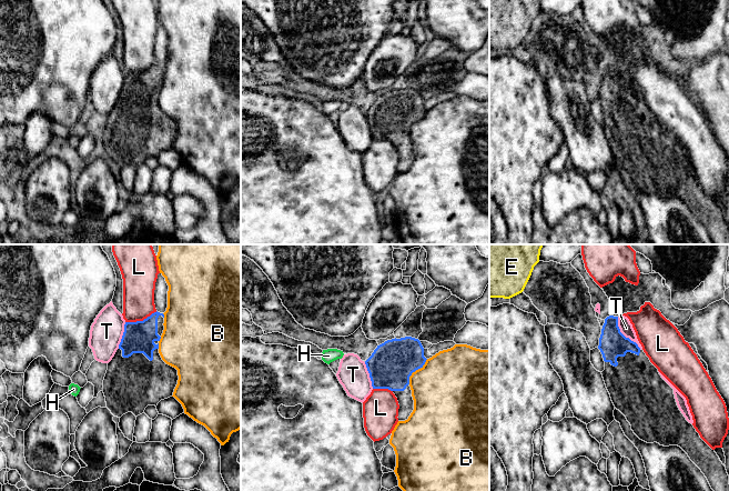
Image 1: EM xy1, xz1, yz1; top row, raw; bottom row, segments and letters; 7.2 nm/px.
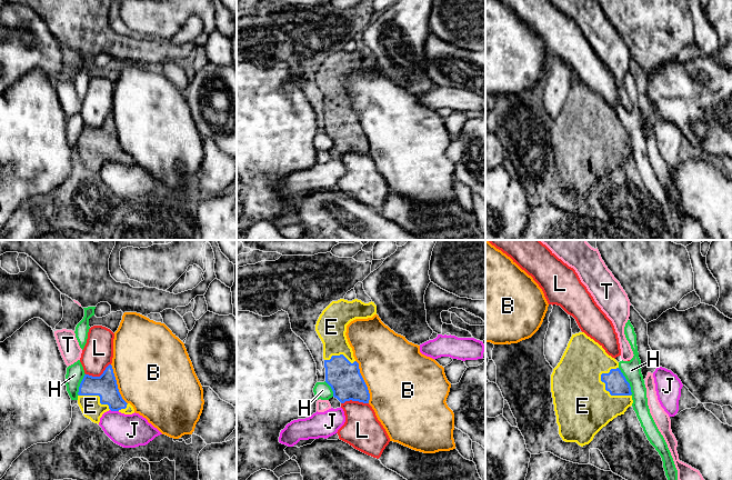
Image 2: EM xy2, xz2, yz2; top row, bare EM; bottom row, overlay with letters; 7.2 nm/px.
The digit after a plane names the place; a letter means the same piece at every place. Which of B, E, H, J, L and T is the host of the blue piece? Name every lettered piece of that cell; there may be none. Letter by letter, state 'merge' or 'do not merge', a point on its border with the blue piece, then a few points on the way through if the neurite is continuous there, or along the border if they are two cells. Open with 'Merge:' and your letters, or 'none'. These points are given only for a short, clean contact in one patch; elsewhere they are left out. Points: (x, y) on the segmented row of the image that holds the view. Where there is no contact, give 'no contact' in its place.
Merge: E
B: do not merge; contact xz2 (363, 381)
E: merge; contact yz2 (611, 394)
H: do not merge; contact yz2 (627, 381); border yz2 (618, 368), (629, 383), (631, 394)
J: do not merge; contact xy2 (114, 410)
L: do not merge; contact xy1 (141, 321)
T: do not merge; contact yz1 (623, 334); border yz1 (617, 317), (619, 330), (640, 348)

